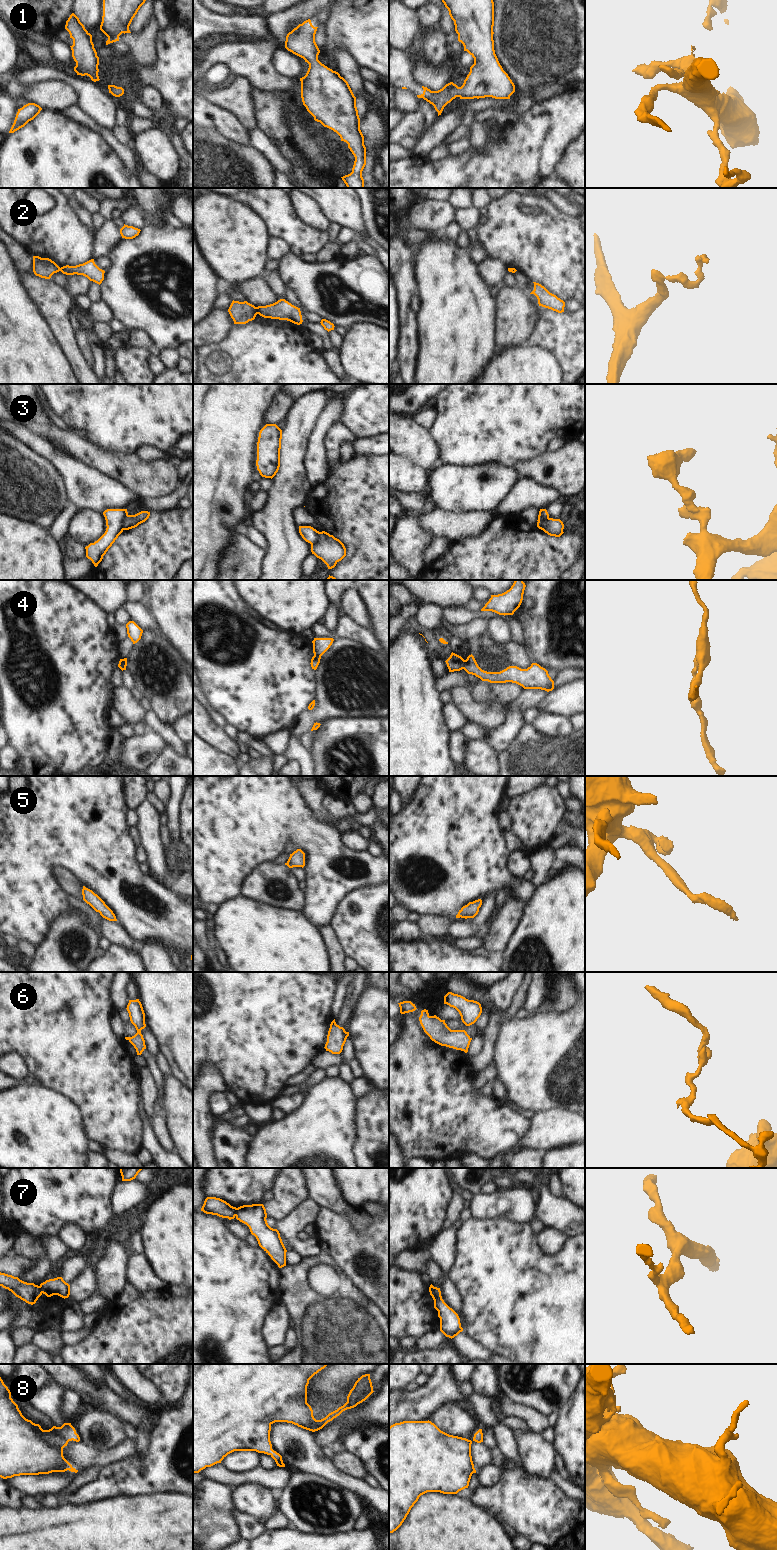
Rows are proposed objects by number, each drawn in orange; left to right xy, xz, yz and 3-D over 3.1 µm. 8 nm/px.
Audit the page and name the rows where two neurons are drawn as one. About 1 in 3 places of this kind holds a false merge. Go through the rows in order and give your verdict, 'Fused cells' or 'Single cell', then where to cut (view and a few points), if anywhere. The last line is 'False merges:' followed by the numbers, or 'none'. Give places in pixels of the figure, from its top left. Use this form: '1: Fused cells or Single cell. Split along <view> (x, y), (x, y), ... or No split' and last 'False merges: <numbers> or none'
1: Single cell. No split
2: Fused cells. Split along xz (255, 307), (258, 313)
3: Fused cells. Split along yz (549, 518), (539, 521), (537, 524)
4: Fused cells. Split along yz (465, 660), (462, 668)
5: Single cell. No split
6: Single cell. No split
7: Fused cells. Split along yz (429, 1288), (436, 1292), (435, 1301)
8: Single cell. No split
False merges: 2, 3, 4, 7

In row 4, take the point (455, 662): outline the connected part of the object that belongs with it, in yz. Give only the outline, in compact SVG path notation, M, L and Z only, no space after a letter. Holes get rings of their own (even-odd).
M452 652L450 657L445 662L447 664L449 672L454 672L463 669L465 660L461 656Z

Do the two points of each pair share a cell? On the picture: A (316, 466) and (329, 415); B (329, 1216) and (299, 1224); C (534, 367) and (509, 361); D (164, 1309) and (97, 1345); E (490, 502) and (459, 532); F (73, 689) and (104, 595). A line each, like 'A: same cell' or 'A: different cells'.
A: same cell
B: different cells
C: same cell
D: same cell
E: different cells
F: different cells

